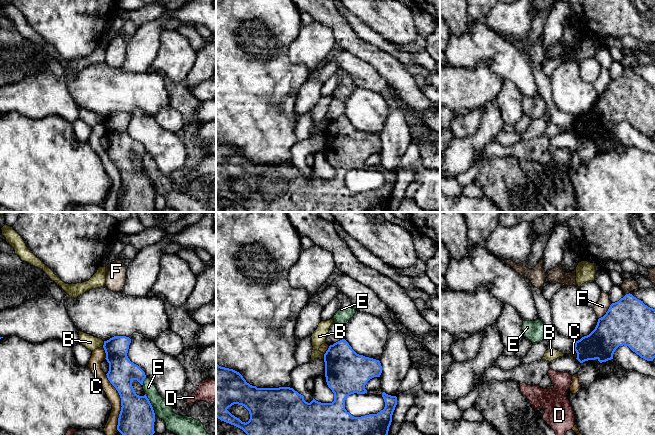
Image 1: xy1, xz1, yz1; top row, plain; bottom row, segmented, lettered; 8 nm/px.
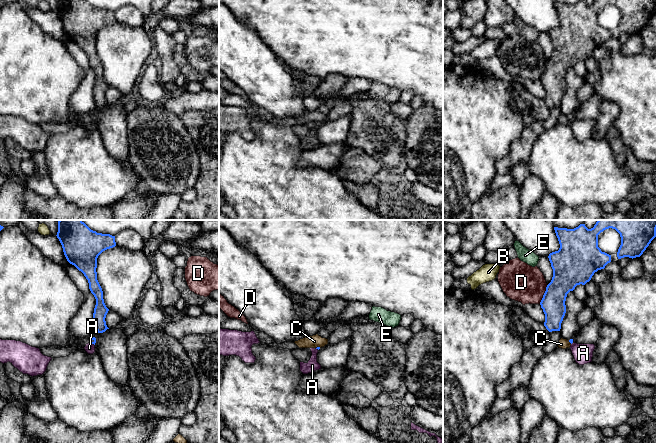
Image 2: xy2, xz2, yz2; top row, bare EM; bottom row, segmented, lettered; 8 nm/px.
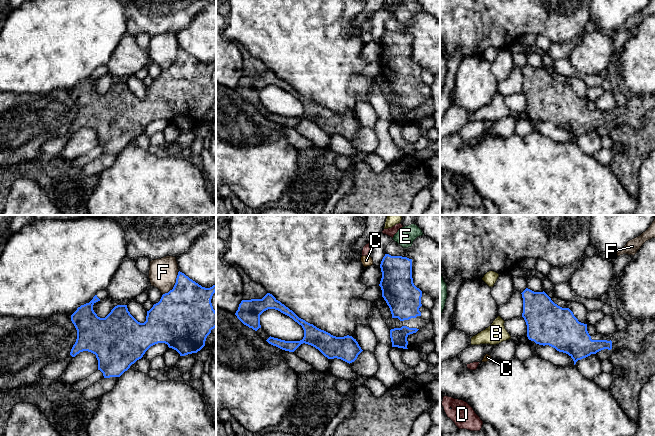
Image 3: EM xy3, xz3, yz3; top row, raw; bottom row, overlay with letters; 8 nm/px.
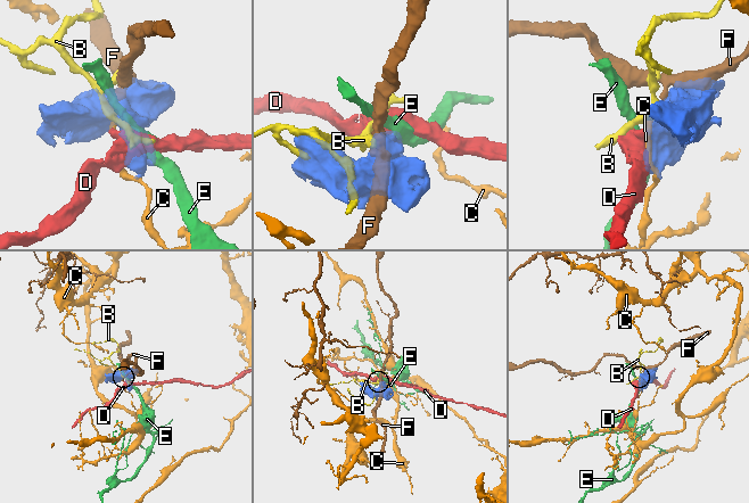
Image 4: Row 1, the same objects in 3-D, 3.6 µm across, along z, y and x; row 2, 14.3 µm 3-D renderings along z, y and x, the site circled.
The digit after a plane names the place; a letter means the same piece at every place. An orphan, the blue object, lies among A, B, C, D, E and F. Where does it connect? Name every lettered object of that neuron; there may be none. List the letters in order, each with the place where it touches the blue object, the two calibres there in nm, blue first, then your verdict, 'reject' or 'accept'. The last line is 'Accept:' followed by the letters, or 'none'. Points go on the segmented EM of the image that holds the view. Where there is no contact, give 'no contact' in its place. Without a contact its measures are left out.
A: xy2 (92, 343) | 50/80 nm | reject
B: xy1 (104, 344) | 200/110 nm | reject
C: xy1 (121, 402) | 280/100 nm | reject
D: yz2 (544, 294) | 240/300 nm | reject
E: xy1 (150, 404) | 280/160 nm | reject
F: xy3 (175, 284) | 440/220 nm | reject
Accept: none

